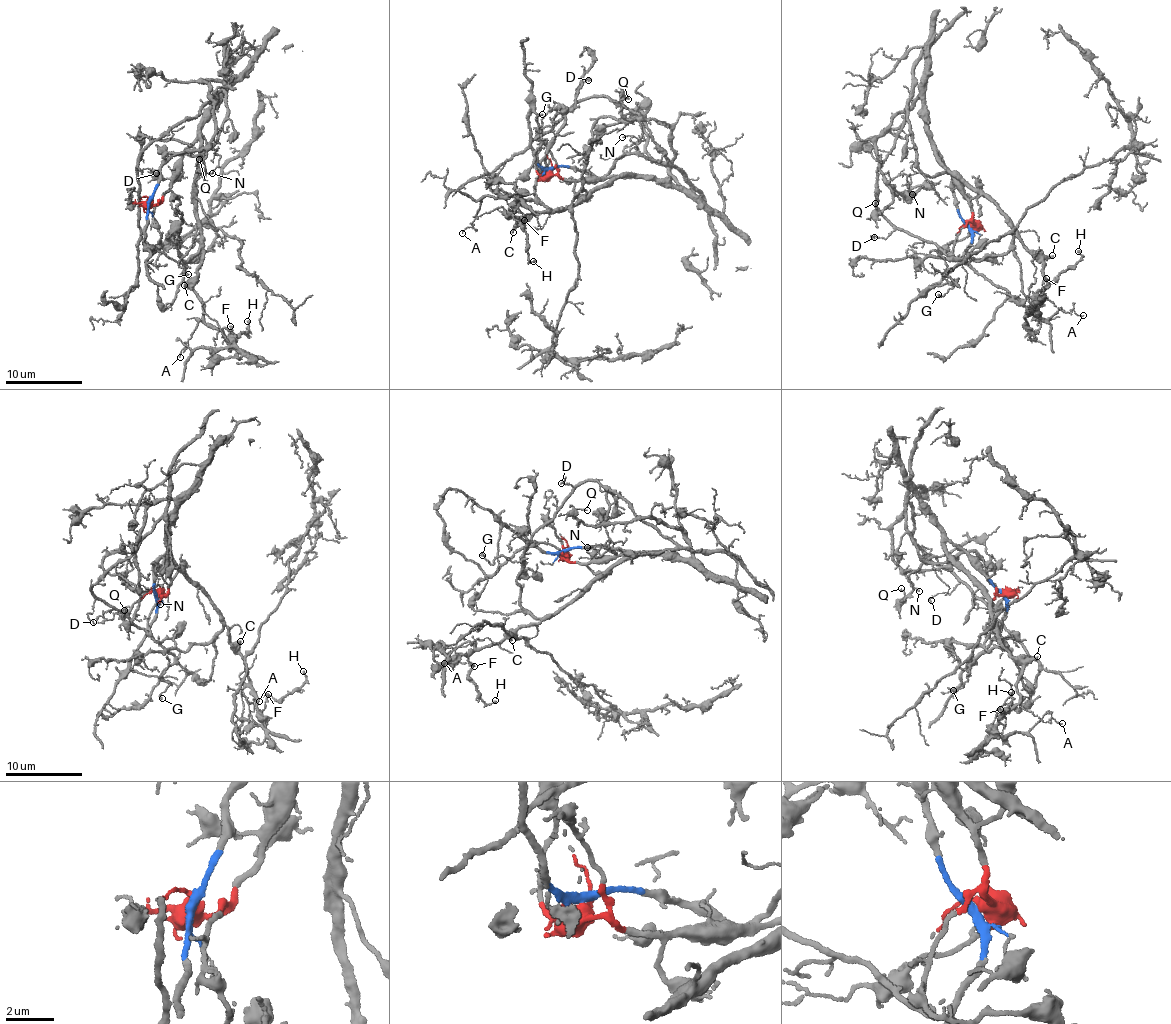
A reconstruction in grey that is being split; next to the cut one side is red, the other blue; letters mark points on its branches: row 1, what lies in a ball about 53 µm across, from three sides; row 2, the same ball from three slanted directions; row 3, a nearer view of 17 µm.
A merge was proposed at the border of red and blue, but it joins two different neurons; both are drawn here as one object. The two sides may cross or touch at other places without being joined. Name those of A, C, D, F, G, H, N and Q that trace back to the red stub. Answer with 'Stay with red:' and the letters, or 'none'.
Stay with red: A, C, F, H, N, Q

